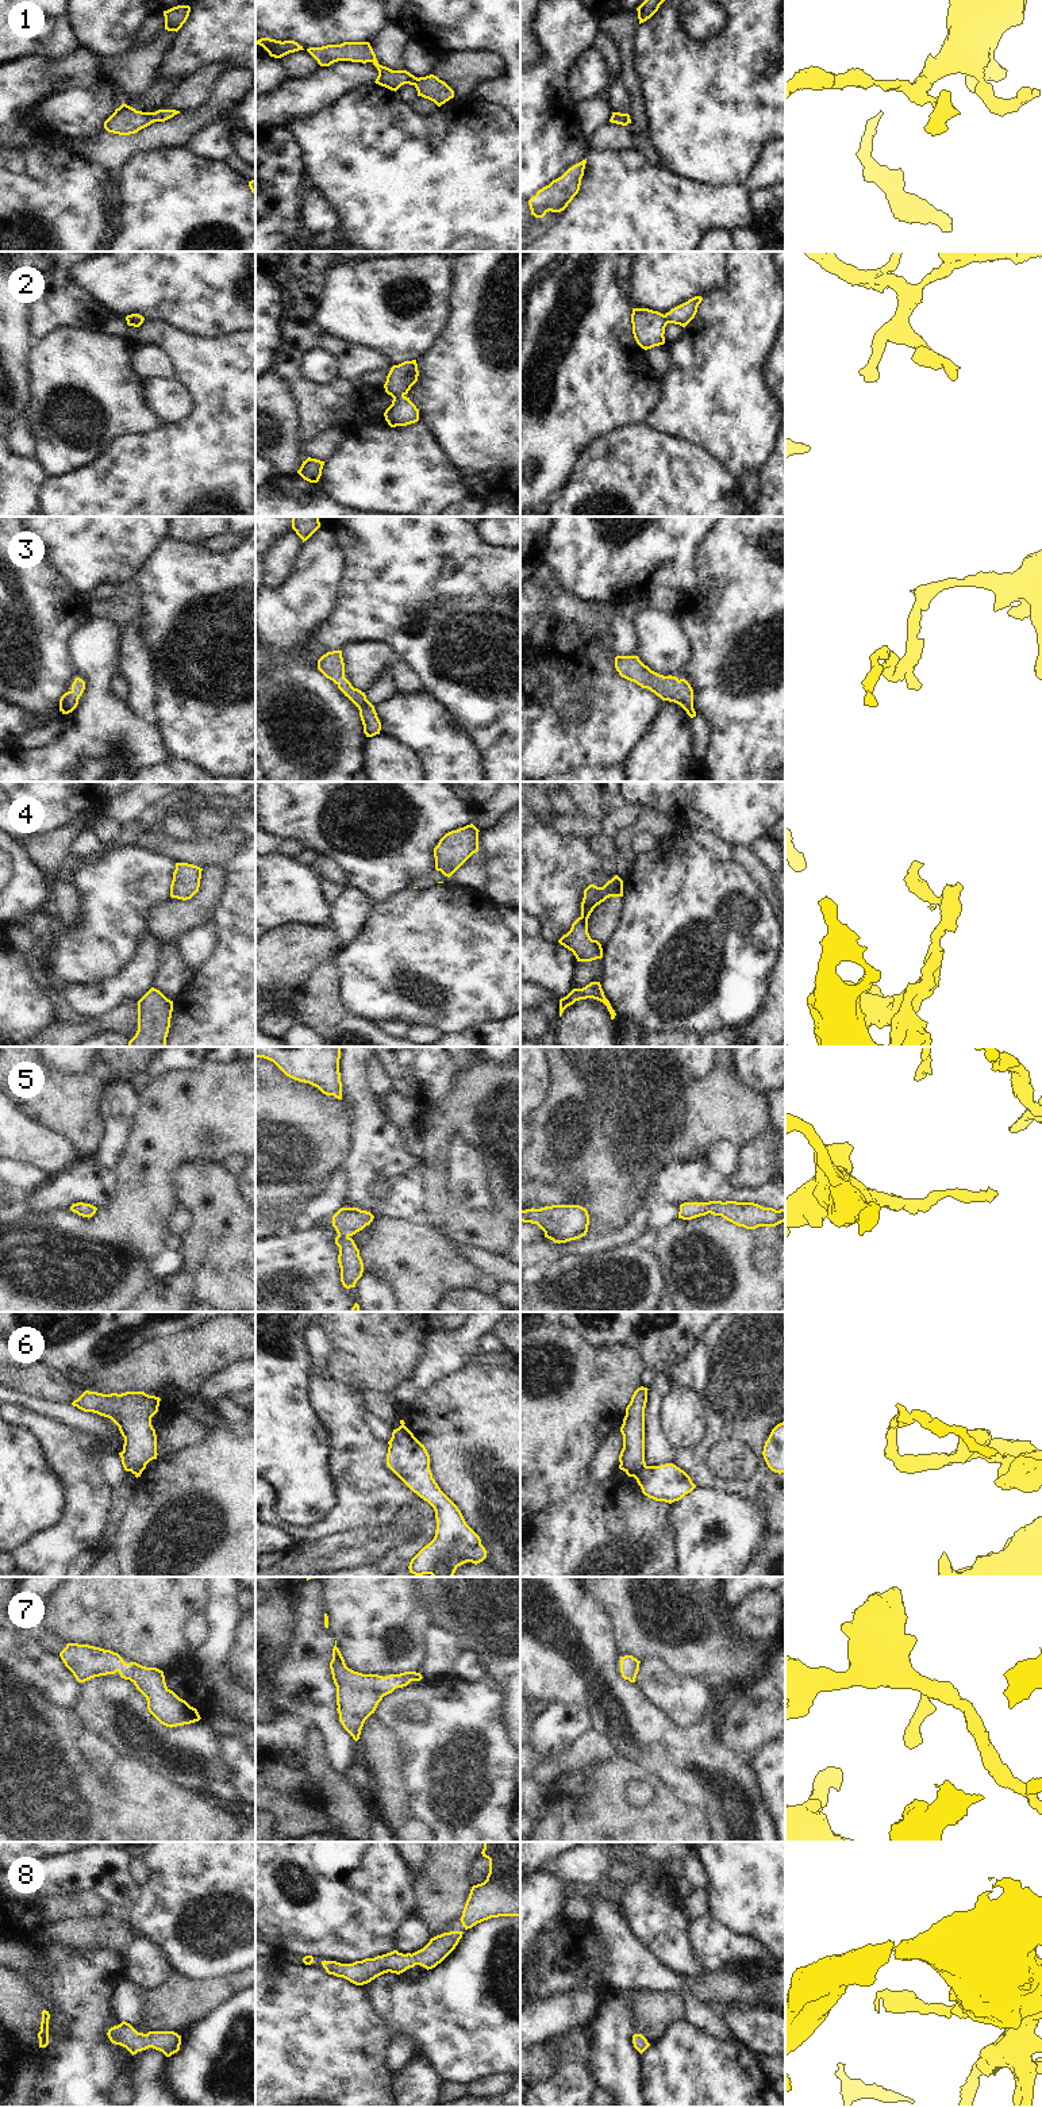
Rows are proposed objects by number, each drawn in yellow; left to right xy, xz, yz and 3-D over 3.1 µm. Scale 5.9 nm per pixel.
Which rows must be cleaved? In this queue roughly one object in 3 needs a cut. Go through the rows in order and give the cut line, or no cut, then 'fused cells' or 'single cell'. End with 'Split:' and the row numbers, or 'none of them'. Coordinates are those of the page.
1: no cut | single cell
2: no cut | single cell
3: no cut | single cell
4: yz (622, 887), (610, 895) | fused cells
5: no cut | single cell
6: yz (645, 1465), (633, 1476) | fused cells
7: no cut | single cell
8: no cut | single cell
Split: 4, 6

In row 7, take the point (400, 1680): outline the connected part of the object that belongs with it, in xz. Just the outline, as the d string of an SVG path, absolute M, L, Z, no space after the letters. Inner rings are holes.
M337 1640L332 1649L330 1669L337 1686L337 1711L339 1713L339 1722L355 1742L359 1739L365 1720L374 1713L384 1696L392 1693L396 1688L407 1686L411 1681L420 1681L423 1678L422 1674L416 1672L404 1672L400 1674L389 1674L387 1677L354 1672L346 1666L345 1659L337 1647Z

